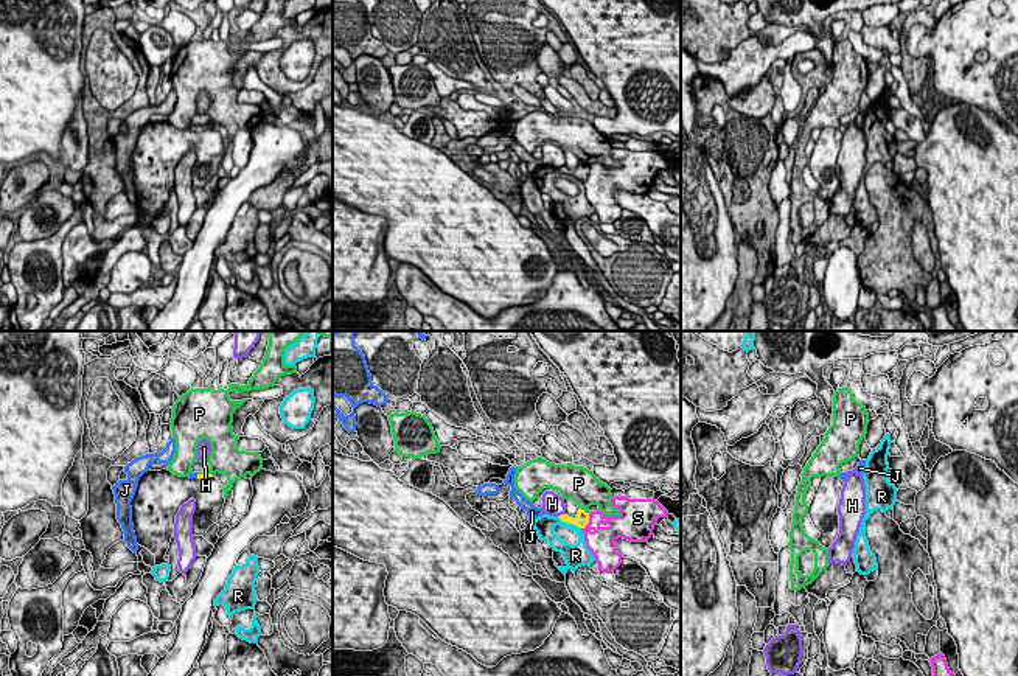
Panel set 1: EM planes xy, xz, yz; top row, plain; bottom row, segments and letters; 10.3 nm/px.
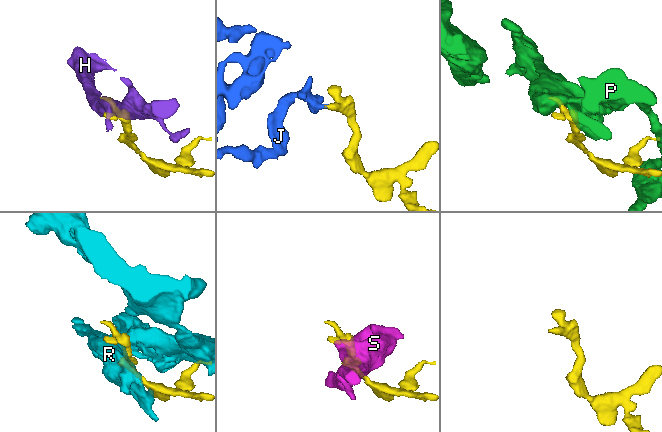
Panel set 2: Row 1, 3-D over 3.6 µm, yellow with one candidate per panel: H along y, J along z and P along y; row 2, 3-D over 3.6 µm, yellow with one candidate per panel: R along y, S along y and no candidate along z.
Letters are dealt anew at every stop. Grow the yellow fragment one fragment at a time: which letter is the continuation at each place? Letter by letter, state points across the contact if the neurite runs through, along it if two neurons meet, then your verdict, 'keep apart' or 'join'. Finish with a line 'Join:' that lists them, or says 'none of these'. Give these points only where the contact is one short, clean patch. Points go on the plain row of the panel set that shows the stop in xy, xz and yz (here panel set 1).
H: border along xz (564, 165), (557, 168); keep apart
J: runs through xy (204, 126), (199, 126), (195, 126); join
P: keep apart
R: keep apart
S: keep apart
Join: J

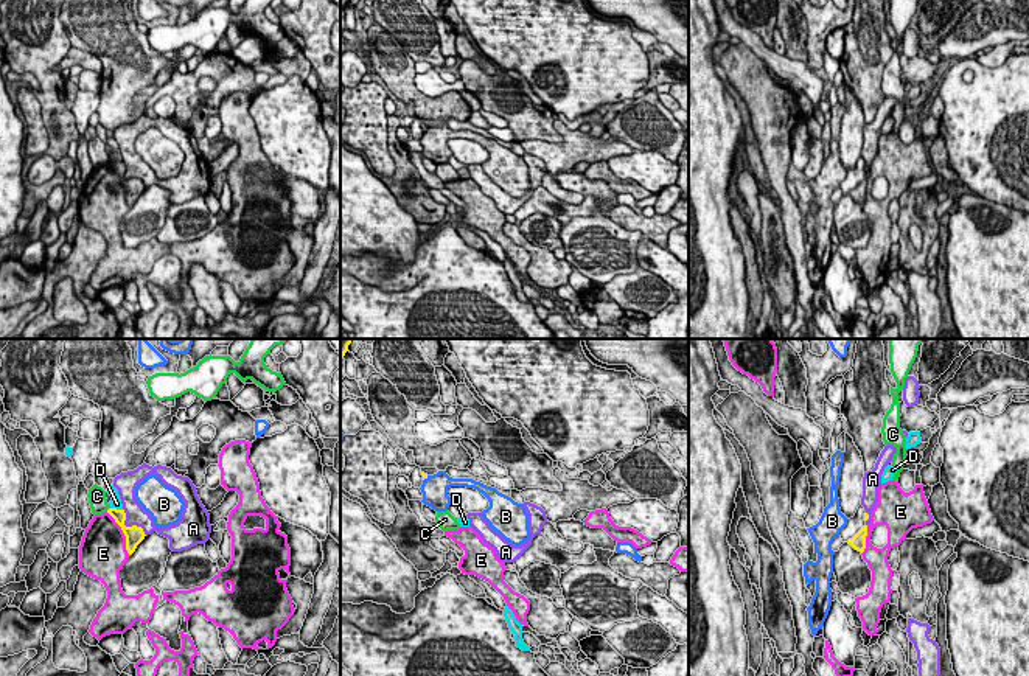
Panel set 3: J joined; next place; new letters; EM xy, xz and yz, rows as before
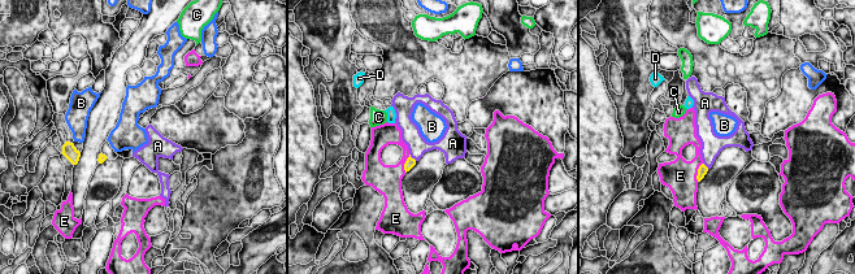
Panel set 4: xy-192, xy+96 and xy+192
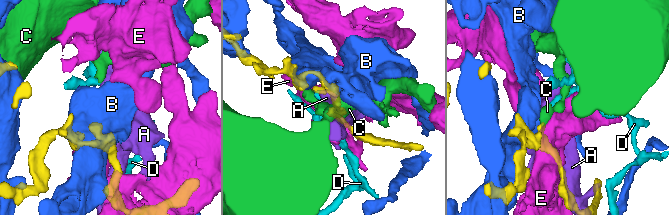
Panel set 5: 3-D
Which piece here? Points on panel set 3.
A: keep apart
B: keep apart
C: keep apart
D: border along xy (111, 159), (122, 162); keep apart
E: keep apart
Join: none of these

